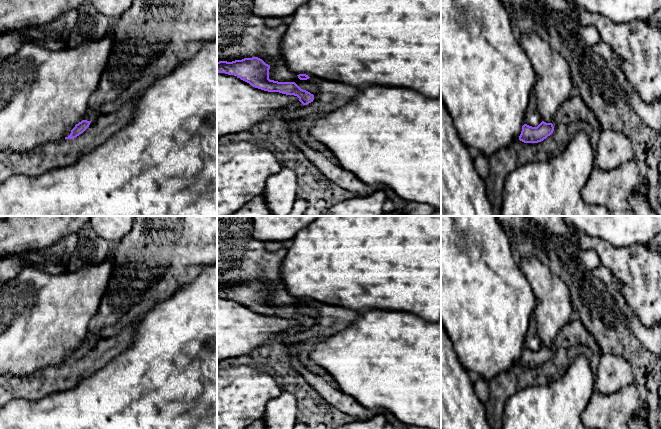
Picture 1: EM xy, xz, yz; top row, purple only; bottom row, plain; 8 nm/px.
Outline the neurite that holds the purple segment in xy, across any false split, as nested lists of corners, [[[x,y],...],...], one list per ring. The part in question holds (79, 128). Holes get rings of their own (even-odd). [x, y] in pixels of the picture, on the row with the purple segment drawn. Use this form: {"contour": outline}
{"contour": [[[104,102],[103,105],[98,109],[94,110],[93,108],[88,107],[83,120],[75,125],[75,127],[71,130],[71,133],[65,139],[74,139],[80,134],[82,134],[90,125],[92,121],[94,121],[97,117],[105,114],[110,114],[115,112],[118,109],[118,106],[115,102]]]}

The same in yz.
{"contour": [[[542,121],[537,127],[532,127],[527,124],[522,126],[522,131],[519,140],[524,143],[538,143],[550,136],[554,131],[552,123]]]}

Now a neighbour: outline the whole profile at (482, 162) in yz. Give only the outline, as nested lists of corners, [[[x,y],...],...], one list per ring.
[[[478,153],[474,159],[474,166],[483,180],[488,177],[490,172],[490,158],[490,156]]]

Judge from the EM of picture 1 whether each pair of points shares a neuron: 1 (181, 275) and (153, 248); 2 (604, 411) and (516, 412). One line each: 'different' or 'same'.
1: same
2: different

